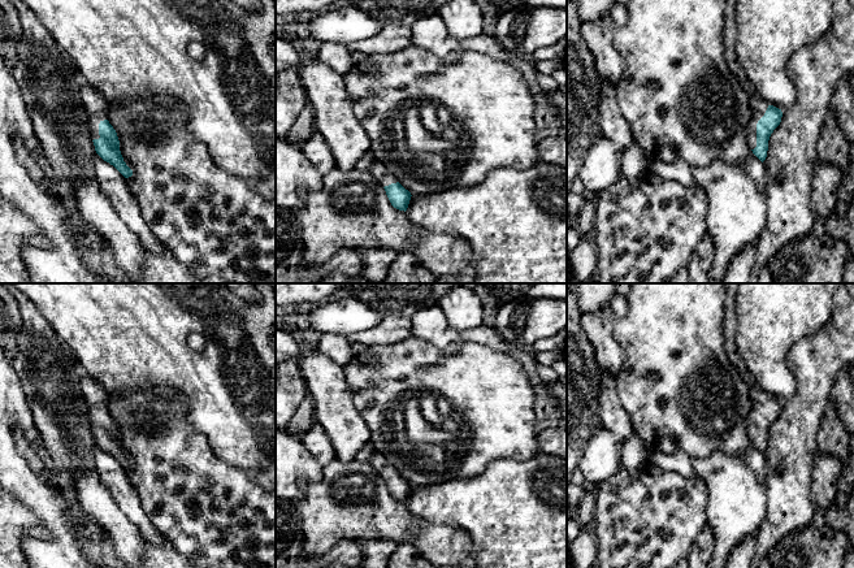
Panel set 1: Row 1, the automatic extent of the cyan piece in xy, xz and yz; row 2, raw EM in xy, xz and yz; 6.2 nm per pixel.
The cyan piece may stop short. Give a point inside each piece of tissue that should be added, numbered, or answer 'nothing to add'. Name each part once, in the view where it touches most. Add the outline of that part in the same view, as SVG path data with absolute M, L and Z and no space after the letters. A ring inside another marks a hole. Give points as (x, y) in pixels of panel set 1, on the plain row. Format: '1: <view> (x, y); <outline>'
1: yz (758, 397); M745 374L745 381L749 385L751 411L747 416L747 433L751 441L757 438L757 415L764 407L768 394L763 391L750 376Z

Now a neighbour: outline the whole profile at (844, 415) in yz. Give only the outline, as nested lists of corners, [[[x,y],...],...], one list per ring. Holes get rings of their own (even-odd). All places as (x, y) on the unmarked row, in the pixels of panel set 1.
[[[854,365],[848,370],[841,370],[837,376],[831,394],[837,415],[849,434],[854,435]]]

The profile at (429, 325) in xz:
[[[438,305],[419,311],[411,321],[413,337],[437,348],[446,348],[450,343],[461,341],[460,333],[448,325]]]

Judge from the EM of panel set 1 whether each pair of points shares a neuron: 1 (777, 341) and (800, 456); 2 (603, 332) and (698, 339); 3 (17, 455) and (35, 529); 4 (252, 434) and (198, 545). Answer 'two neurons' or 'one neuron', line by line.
1: two neurons
2: two neurons
3: two neurons
4: two neurons

